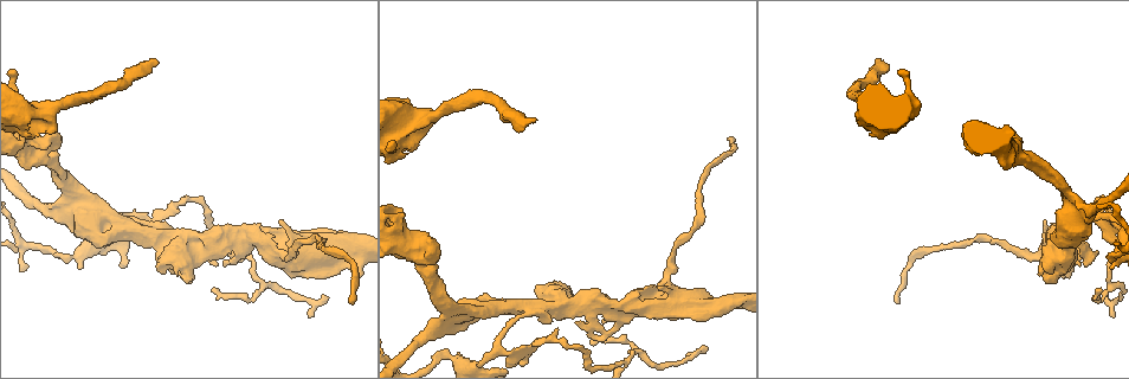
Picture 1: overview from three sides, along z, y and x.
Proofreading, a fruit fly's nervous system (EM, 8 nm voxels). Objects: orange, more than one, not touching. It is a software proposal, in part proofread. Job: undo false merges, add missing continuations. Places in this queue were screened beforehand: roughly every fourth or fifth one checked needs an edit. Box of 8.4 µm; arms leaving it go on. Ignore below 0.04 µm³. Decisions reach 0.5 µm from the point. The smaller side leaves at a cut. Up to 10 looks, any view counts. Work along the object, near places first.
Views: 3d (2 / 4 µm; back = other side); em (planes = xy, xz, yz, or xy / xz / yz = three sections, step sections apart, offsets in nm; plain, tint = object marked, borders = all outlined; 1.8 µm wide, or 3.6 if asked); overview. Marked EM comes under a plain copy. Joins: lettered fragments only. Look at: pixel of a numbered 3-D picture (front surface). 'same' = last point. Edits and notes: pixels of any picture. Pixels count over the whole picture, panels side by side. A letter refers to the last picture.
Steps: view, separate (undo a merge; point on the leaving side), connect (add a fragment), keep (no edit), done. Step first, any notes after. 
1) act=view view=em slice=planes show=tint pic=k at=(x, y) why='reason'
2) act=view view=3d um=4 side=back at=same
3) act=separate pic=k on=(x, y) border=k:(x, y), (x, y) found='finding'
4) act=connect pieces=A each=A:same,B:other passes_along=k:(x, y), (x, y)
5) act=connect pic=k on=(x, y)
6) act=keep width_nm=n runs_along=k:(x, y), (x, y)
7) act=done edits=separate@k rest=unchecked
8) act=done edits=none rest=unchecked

act=view view=em slice=yz step=4 show=borders pic=1 at=(352, 301) why='end of a long branch'

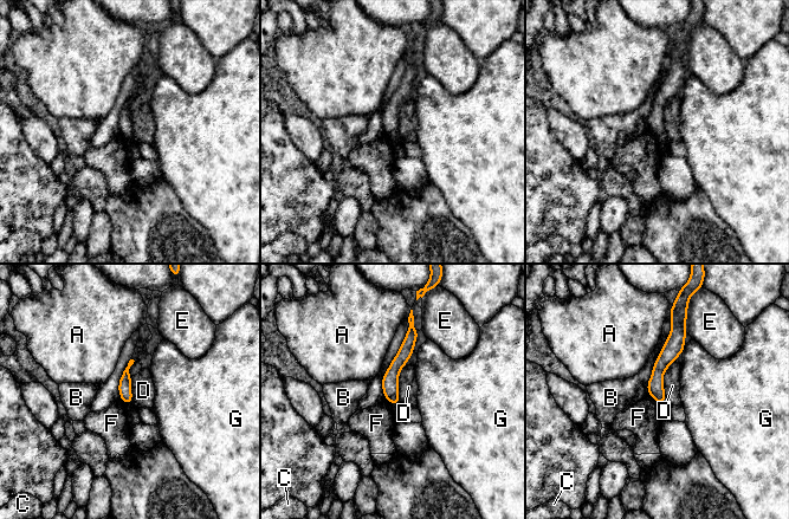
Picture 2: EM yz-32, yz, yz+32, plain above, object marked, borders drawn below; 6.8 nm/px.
act=view view=em slice=planes show=borders at=same why='another direction'

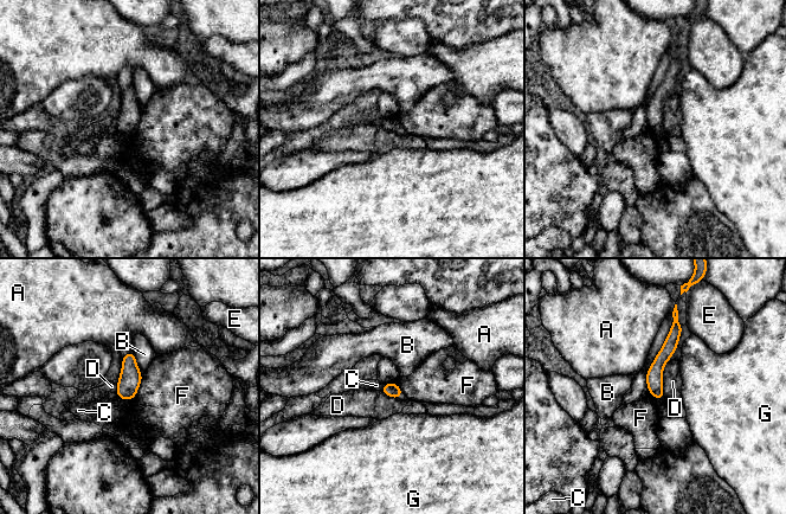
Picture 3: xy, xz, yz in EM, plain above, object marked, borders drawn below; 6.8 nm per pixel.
act=keep each=A:other,B:other,C:other,D:other,E:other,F:other,G:other runs_along=3:(676, 323), (656, 368), (657, 396) found='none of them fits'

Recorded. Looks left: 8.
act=view view=3d um=4 side=back pic=1 at=(670, 291) why='side arm on a straight run'

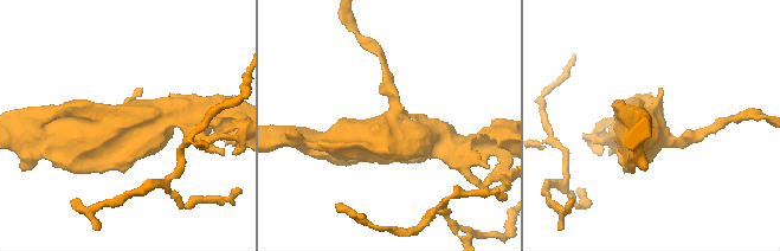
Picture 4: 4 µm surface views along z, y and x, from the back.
act=view view=em um=3.6 slice=xy step=4 show=borders pic=4 at=(388, 123)

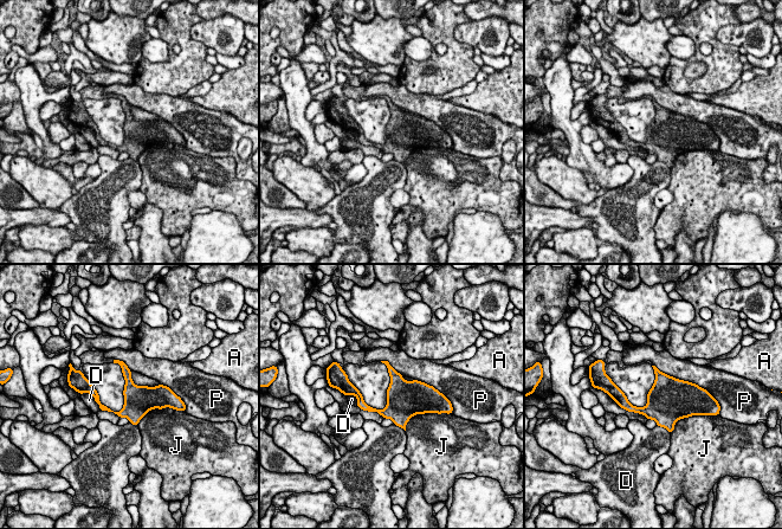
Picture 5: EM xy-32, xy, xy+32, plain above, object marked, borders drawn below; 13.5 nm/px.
act=view view=em um=3.6 slice=planes show=borders at=same

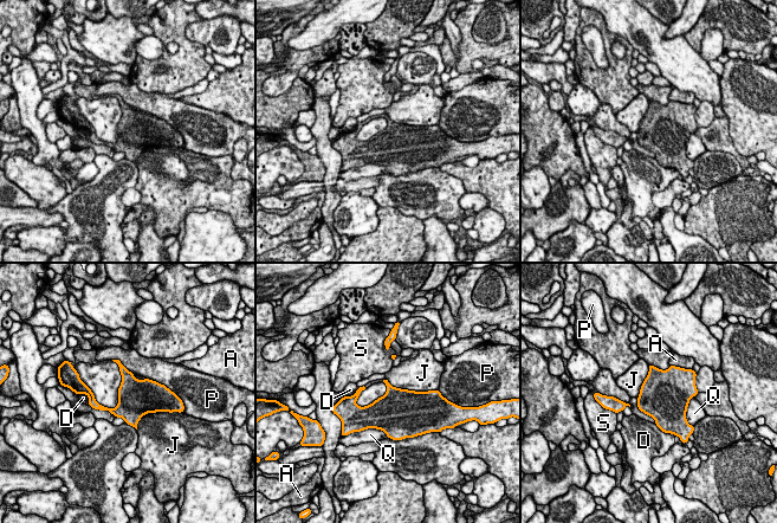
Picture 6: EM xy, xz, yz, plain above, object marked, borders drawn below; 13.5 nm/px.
act=keep width_nm=440 each=A:other,D:other,J:other,P:other,Q:other,S:other border=6:(386, 378), (395, 387), (428, 391) found='one neuron here'

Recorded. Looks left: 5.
act=view view=3d um=4 pic=1 at=(27, 137) why='free end'

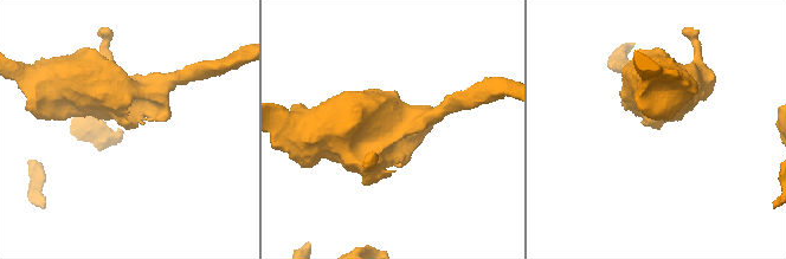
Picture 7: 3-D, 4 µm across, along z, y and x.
act=view view=em slice=yz step=8 show=tint pic=7 at=(128, 124) why='shape alone is not enough'

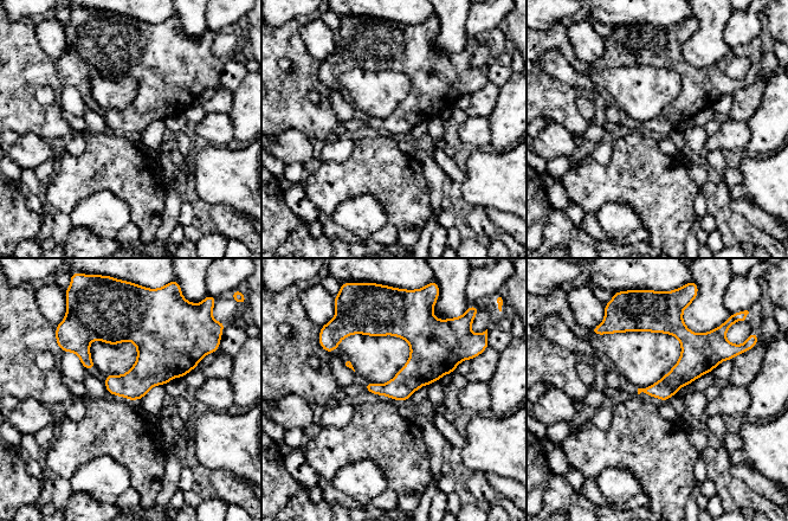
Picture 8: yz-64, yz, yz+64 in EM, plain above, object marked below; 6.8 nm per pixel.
act=view view=em slice=planes show=borders at=same

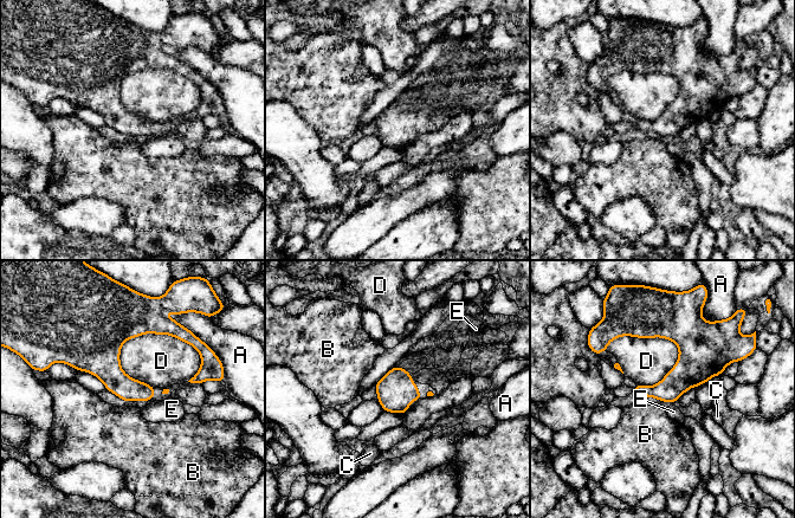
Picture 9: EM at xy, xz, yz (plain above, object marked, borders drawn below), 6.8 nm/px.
act=keep longest_contact=D:550nm each=A:other,B:other,C:other,D:other,E:other border=9:(118, 353), (169, 334), (201, 367) found='none of them fits'

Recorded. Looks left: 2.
act=view view=em um=3.6 slice=xy step=4 show=tint pic=1 at=(534, 120) why='branch stops here'

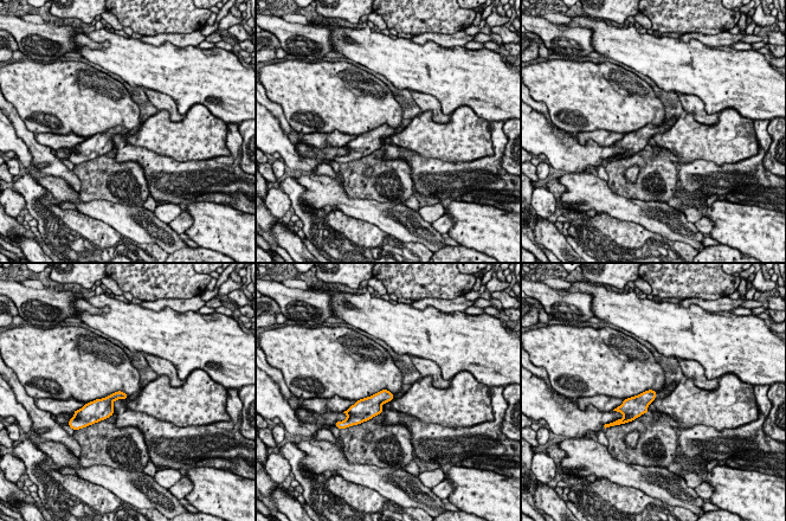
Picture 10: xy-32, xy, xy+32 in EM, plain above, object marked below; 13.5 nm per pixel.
act=view view=em um=3.6 slice=planes show=borders at=same

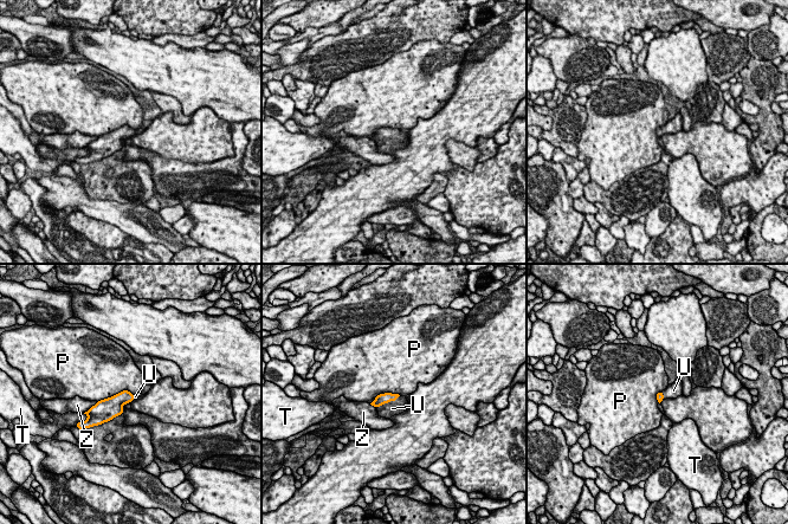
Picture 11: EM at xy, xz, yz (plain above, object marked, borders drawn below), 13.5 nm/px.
act=connect pieces=U each=P:other,T:other,U:same,Z:other passes_along=11:(381, 399), (387, 402), (392, 408) found='it goes on there'

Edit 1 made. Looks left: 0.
act=done edits=connect@11 rest=unchecked

